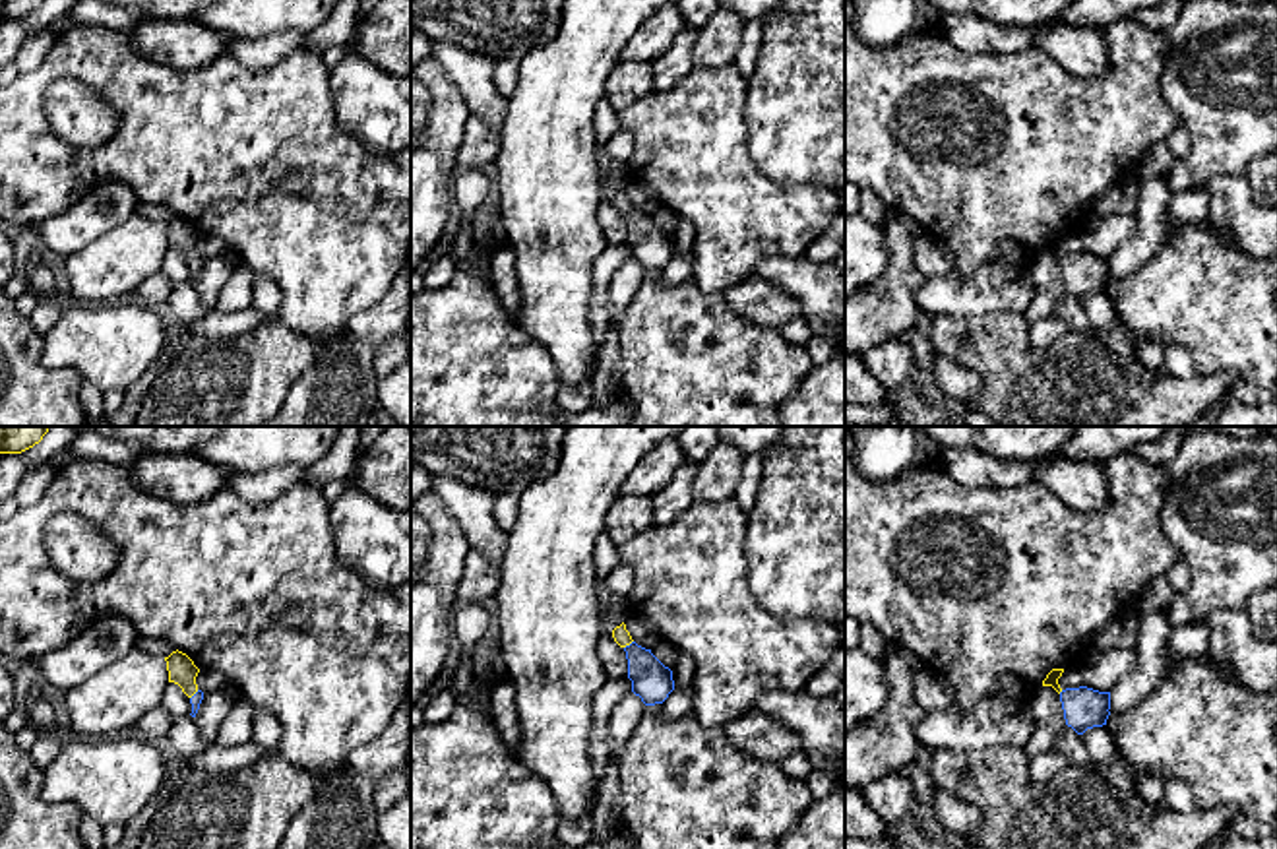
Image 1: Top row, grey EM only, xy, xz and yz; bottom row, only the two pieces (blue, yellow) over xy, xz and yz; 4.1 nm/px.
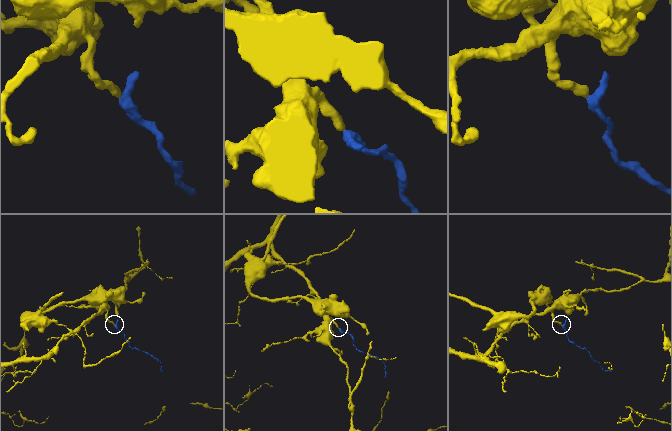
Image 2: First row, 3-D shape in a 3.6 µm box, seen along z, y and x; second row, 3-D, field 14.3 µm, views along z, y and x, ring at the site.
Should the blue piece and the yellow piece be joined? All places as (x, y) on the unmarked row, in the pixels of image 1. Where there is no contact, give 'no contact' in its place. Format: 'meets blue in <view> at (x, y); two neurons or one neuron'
meets blue in xz at (630, 210); one neuron

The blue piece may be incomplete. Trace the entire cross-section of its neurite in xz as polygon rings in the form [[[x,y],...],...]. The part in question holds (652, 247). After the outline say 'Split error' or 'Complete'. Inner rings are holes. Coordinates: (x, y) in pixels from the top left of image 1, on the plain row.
[[[624,188],[612,196],[612,204],[626,217],[632,258],[639,262],[645,271],[663,269],[674,256],[672,236],[665,233],[651,215],[638,211]]]. Split error

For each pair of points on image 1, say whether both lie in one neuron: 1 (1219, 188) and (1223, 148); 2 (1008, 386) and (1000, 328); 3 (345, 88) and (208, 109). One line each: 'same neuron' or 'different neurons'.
1: different neurons
2: same neuron
3: different neurons

